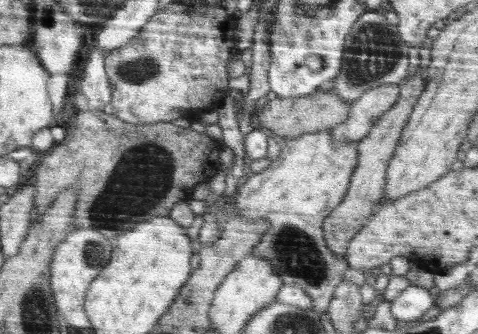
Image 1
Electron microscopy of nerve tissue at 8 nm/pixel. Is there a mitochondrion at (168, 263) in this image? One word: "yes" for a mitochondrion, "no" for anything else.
no

